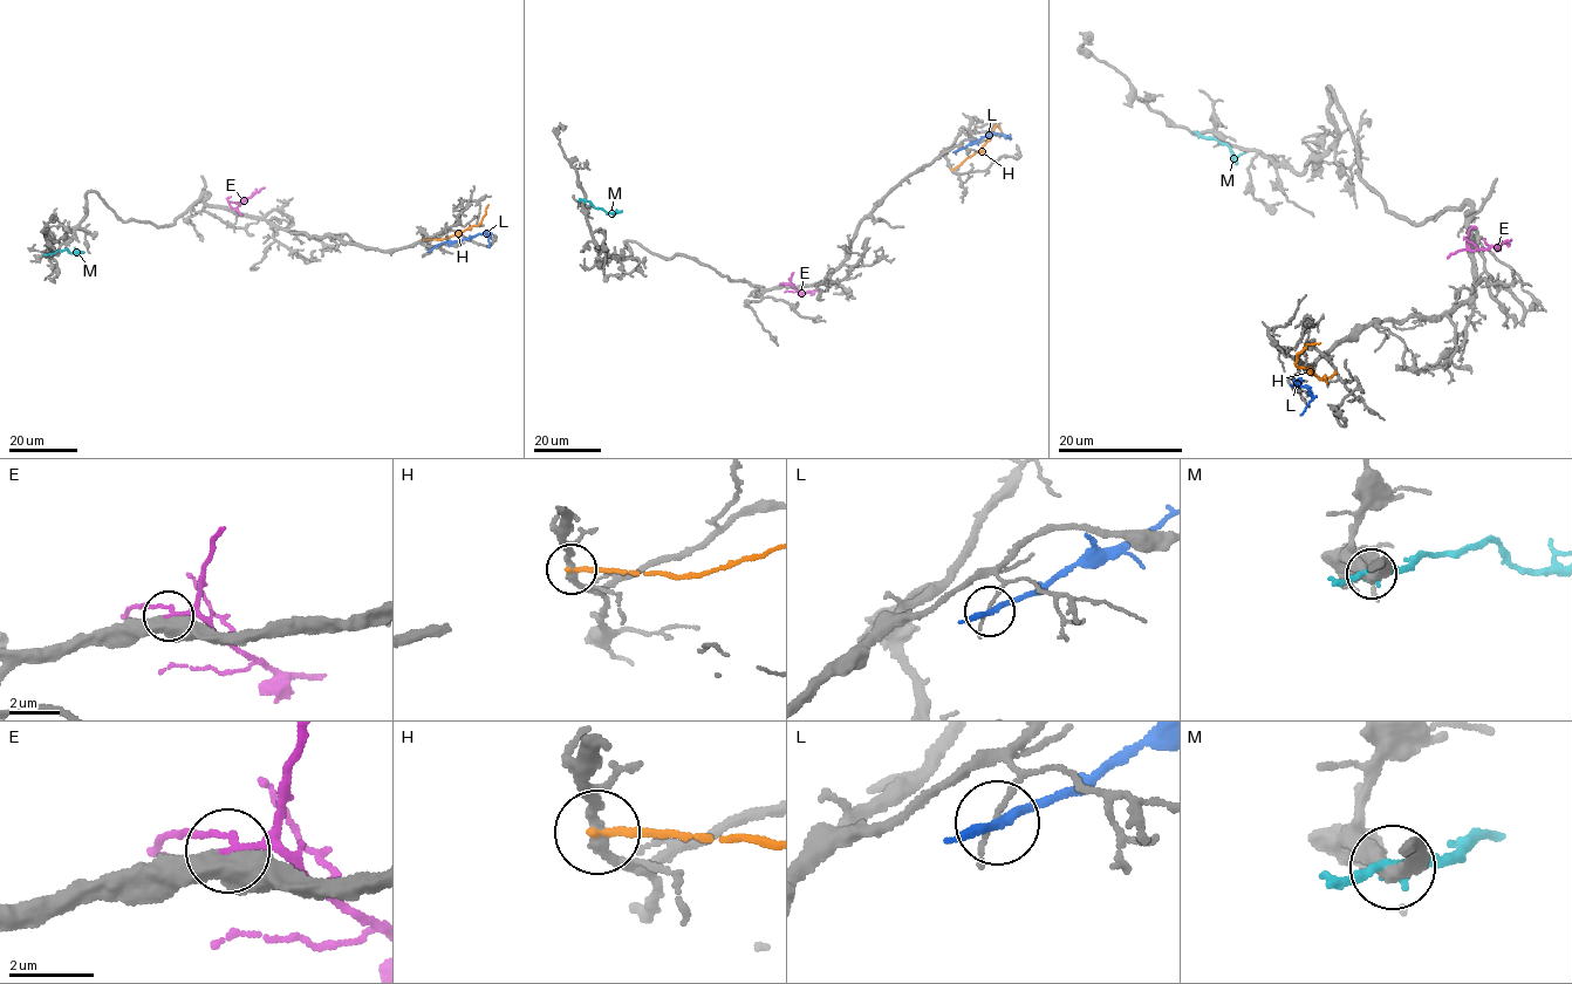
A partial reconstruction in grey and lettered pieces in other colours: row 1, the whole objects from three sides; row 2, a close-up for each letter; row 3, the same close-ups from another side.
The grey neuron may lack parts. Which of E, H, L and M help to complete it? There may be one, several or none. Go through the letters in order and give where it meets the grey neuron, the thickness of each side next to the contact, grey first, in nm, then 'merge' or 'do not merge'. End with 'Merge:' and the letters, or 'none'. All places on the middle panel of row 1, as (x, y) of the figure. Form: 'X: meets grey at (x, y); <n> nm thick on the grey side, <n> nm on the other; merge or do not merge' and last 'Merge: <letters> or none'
E: meets grey at (786, 285); 360 nm thick on the grey side, 160 nm on the other; merge
H: meets grey at (951, 170); 240 nm thick on the grey side, 190 nm on the other; do not merge
L: meets grey at (957, 150); 140 nm thick on the grey side, 200 nm on the other; do not merge
M: meets grey at (585, 200); 360 nm thick on the grey side, 240 nm on the other; do not merge
Merge: E

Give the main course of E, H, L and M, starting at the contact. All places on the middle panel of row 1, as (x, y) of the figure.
E: (785, 284), (802, 292), (819, 292)
H: (951, 170), (981, 150), (997, 124), (1002, 132)
L: (957, 150), (984, 136), (1010, 135)
M: (585, 200), (605, 211), (621, 211)

